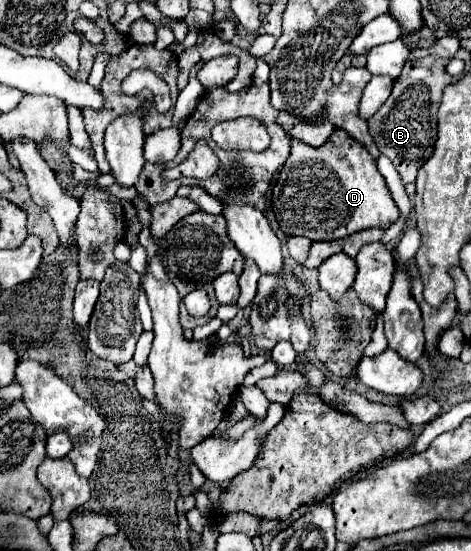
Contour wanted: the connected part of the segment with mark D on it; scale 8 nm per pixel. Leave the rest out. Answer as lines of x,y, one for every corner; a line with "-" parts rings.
334,129
320,149
292,137
288,161
272,189
272,211
286,235
302,235
312,241
344,239
370,227
388,229
400,217
386,181
376,169
376,159
344,129

